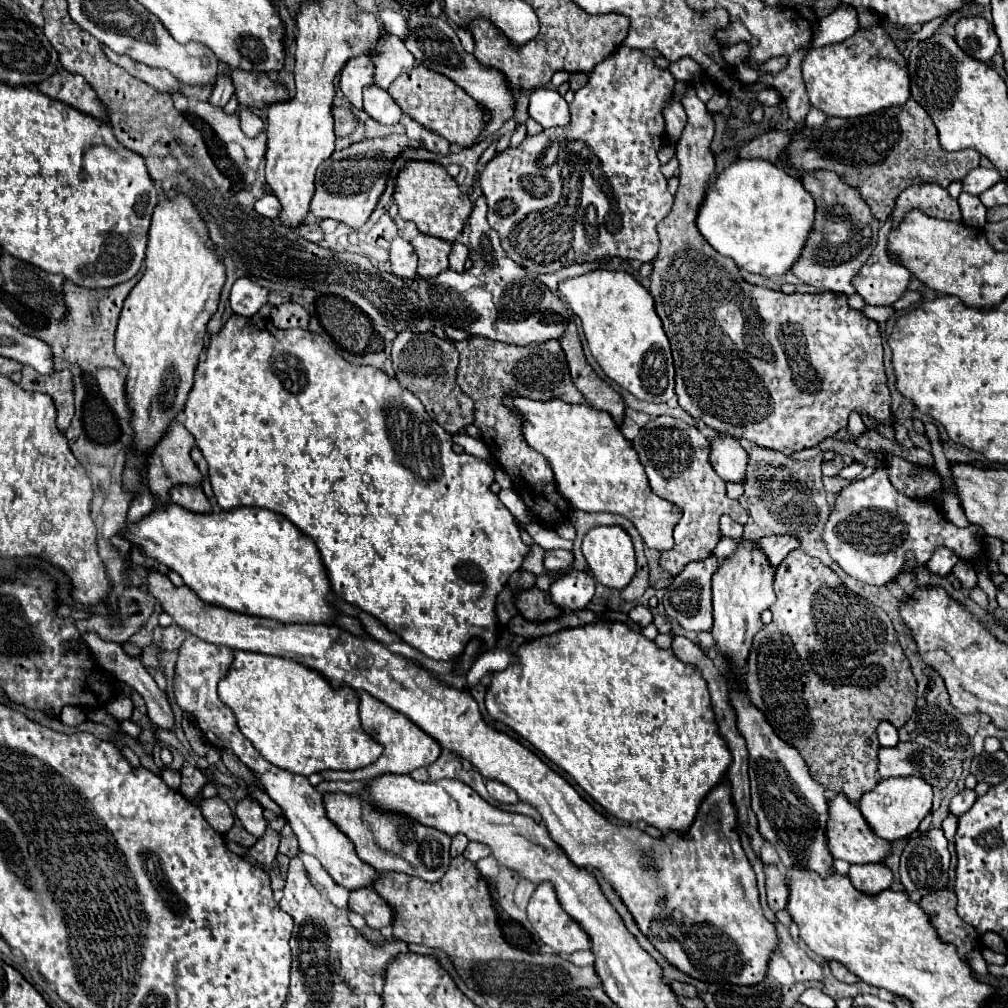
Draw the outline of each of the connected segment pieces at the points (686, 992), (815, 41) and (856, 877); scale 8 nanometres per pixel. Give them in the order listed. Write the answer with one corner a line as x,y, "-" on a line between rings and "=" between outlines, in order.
670,981
670,987
676,995
680,997
696,997
696,989
692,985
686,985
686,983
678,983
678,981
=
838,5
828,17
820,19
818,29
812,33
812,49
830,43
842,43
858,31
858,15
850,5
=
852,865
850,867
850,881
852,885
866,895
880,893
890,887
892,883
892,873
886,865

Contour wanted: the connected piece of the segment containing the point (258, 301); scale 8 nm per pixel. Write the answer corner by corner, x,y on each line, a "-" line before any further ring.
242,277
234,283
230,293
230,307
236,315
252,317
256,315
268,301
268,289
252,283
250,279

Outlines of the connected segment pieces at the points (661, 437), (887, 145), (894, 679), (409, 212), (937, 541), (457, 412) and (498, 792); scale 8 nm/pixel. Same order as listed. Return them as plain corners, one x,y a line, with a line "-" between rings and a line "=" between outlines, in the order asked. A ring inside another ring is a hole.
668,415
650,419
636,435
634,447
642,465
646,467
652,491
662,499
676,503
684,511
682,519
674,527
674,547
660,555
662,569
678,575
690,561
702,561
710,557
720,541
718,519
724,513
742,525
748,521
748,513
740,507
740,503
726,495
724,479
712,469
708,461
708,439
694,425
=
908,99
904,105
856,119
828,117
826,123
814,129
806,123
796,123
790,135
790,145
786,145
780,155
780,163
796,179
800,179
804,171
834,171
846,181
846,185
860,191
862,201
868,203
878,221
886,221
894,209
892,205
896,197
906,187
914,183
948,187
952,181
962,181
968,171
978,167
980,153
974,149
954,153
944,151
928,113
916,101
=
802,549
790,551
788,557
776,569
774,591
776,591
778,599
770,607
770,611
774,615
772,623
762,627
756,633
750,655
748,655
748,693
752,697
752,703
766,715
766,719
770,721
770,725
774,727
778,737
784,739
786,743
790,743
792,747
796,747
802,753
802,757
806,759
806,763
810,767
810,775
818,783
822,783
832,793
842,793
850,801
858,801
862,797
862,793
872,791
876,787
876,781
880,781
880,777
876,773
876,757
878,757
878,749
880,749
880,743
878,743
878,737
876,737
878,723
888,721
896,729
900,729
910,719
910,715
914,711
914,703
916,703
916,677
912,675
910,663
908,663
908,659
906,659
906,655
904,655
904,651
902,651
902,647
896,639
896,631
892,627
890,617
880,607
872,605
864,597
846,589
844,583
840,581
840,577
830,567
826,567
822,561
806,555
=
412,161
406,165
404,171
400,171
396,179
394,203
400,209
400,217
404,221
416,223
420,233
428,237
438,237
448,243
456,241
474,209
474,203
468,199
466,193
460,191
458,183
446,173
442,165
424,161
=
878,469
864,481
850,483
838,493
824,525
822,543
828,555
850,577
868,585
886,585
902,571
906,563
904,557
908,553
914,555
920,565
924,565
928,563
932,551
938,545
944,545
954,549
960,559
974,561
974,555
980,551
980,541
974,539
974,533
982,531
976,525
960,529
944,521
932,499
910,499
898,493
888,481
886,469
=
410,331
398,333
392,341
392,363
396,371
396,381
412,391
424,405
426,413
440,423
448,433
458,433
466,425
474,421
474,405
472,399
458,387
456,383
456,367
458,367
458,351
452,343
432,335
410,335
=
488,781
486,787
488,787
488,793
490,793
496,801
500,801
500,803
512,803
512,805
518,803
516,791
510,789
508,785
504,785
504,783
500,783
500,781

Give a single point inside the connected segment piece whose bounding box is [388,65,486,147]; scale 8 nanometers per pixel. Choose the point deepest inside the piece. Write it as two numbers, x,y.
437,103

